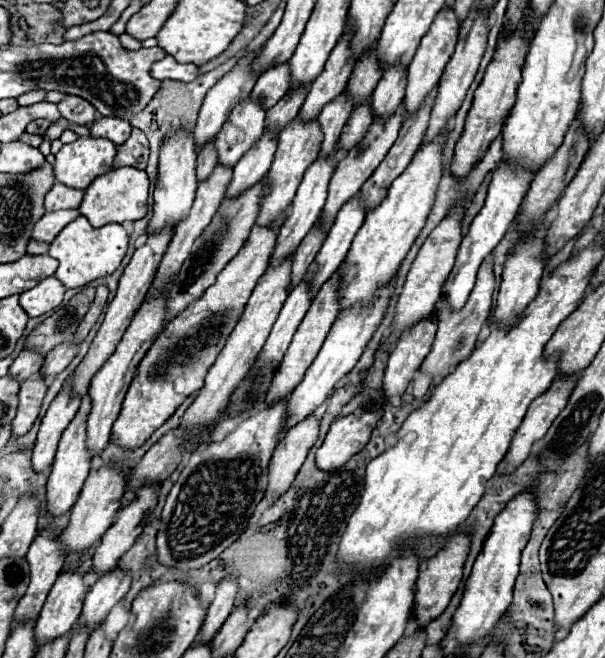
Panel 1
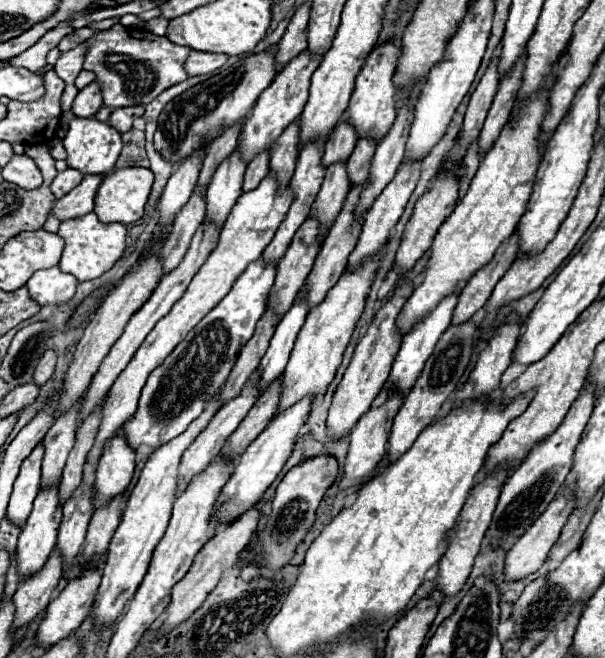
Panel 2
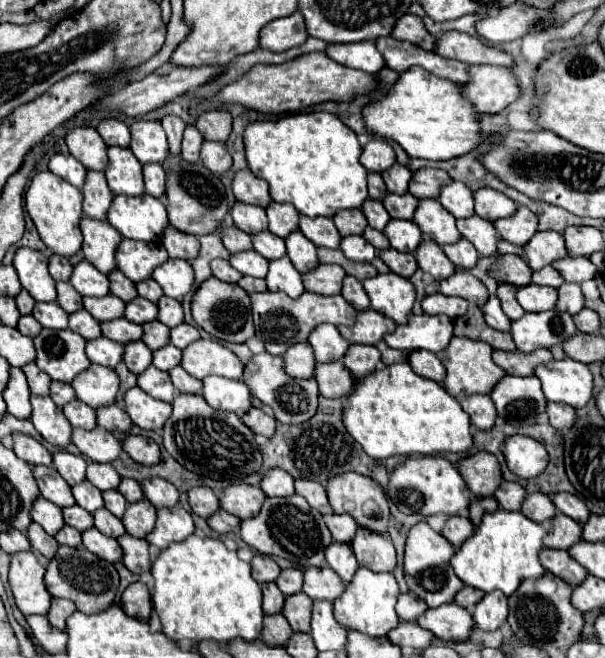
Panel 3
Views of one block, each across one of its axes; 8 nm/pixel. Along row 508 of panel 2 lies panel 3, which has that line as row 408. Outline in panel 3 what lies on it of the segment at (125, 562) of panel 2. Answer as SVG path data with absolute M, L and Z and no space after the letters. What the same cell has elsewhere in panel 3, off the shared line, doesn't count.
M140 388L126 390L124 408L126 408L130 420L144 430L162 428L164 422L172 414L172 404L160 402L160 400L148 396L146 392L142 392Z

